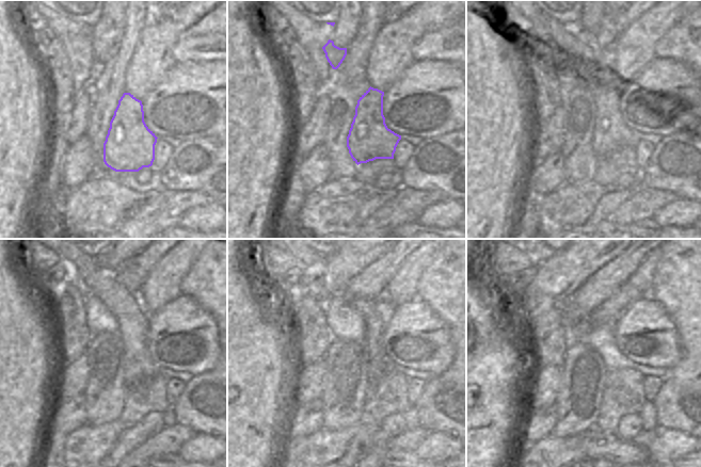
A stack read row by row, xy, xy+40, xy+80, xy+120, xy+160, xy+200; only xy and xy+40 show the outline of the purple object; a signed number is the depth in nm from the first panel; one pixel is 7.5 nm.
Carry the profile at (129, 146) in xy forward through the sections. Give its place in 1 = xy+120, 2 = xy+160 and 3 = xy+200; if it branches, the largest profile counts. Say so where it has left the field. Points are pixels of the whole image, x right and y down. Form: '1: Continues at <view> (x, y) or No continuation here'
1: Continues at xy+120 (85, 272)
2: Continues at xy+160 (375, 313)
3: Continues at xy+200 (539, 260)

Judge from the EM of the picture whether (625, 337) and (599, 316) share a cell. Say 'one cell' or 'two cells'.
two cells

